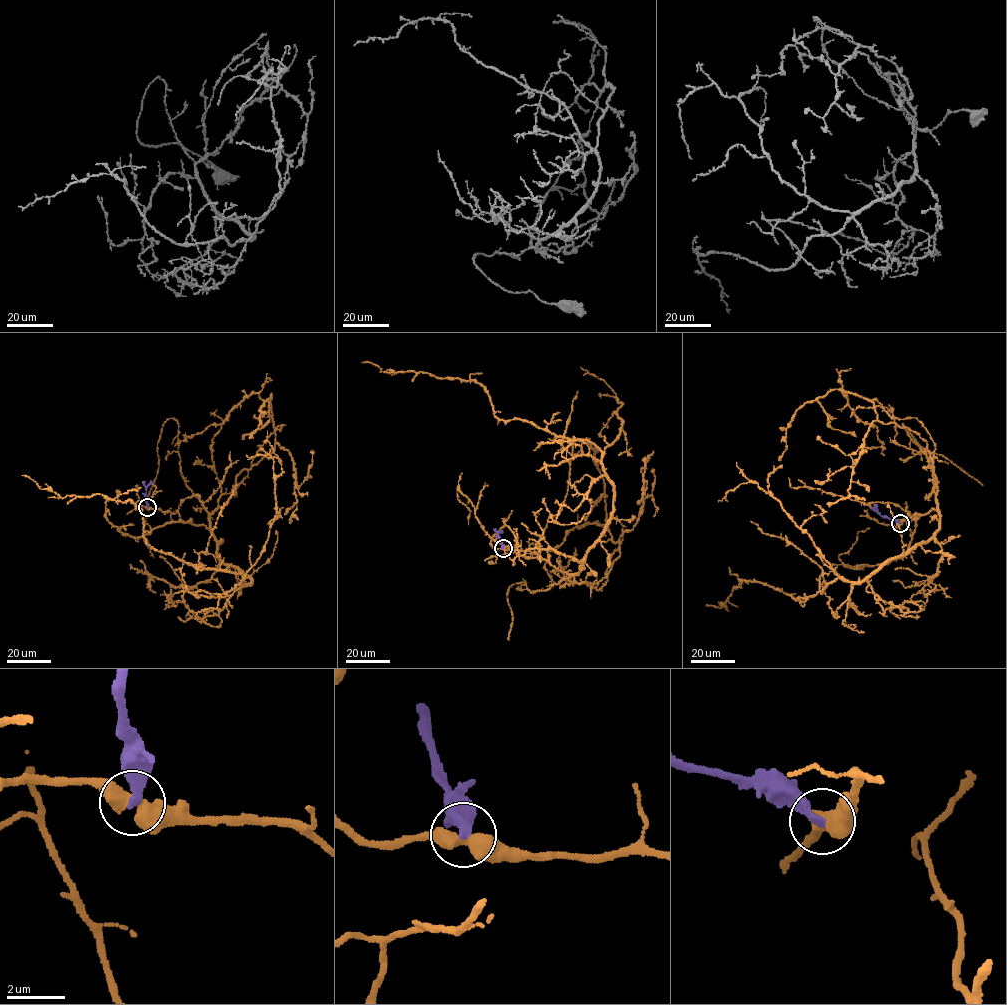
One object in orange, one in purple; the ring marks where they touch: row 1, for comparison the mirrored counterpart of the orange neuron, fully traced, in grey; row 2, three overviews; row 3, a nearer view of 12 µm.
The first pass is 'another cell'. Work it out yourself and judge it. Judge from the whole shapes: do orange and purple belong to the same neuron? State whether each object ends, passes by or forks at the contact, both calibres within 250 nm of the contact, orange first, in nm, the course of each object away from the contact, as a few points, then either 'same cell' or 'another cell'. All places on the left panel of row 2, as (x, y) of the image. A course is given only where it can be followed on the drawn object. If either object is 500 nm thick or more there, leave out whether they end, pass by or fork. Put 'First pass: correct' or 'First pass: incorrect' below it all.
orange passes by | purple ends | 480/320 nm | orange via (146, 507), (205, 525), (217, 558), (252, 583), (150, 546), (130, 500), (61, 498), (22, 475) | purple via (146, 508), (146, 487), (151, 480) | another cell
First pass: correct

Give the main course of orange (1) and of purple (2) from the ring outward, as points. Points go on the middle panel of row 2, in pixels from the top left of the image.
1: (502, 548), (578, 572), (612, 510), (602, 451), (503, 420), (473, 380), (362, 362)
2: (502, 548), (498, 532), (501, 530)

